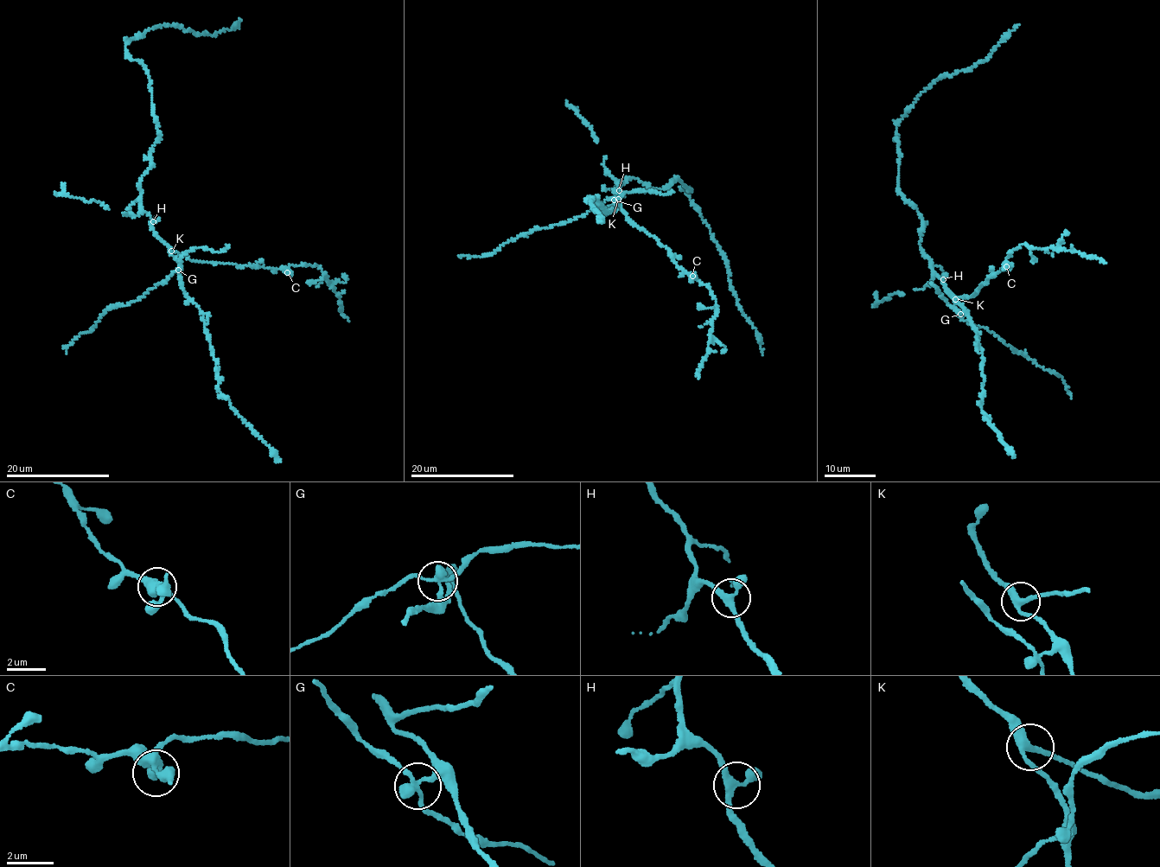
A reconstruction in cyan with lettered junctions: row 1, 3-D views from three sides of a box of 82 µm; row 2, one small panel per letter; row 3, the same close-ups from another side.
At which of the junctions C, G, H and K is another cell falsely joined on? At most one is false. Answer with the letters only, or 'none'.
G

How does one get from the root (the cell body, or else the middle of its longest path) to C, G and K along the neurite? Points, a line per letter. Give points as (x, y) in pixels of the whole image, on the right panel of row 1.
C: (920, 247), (931, 264), (933, 273), (955, 297), (971, 296), (989, 277), (1005, 264), (1006, 266)
G: (920, 247), (931, 264), (933, 273), (963, 308), (965, 311), (961, 314)
K: (920, 247), (931, 264), (933, 273), (955, 299)

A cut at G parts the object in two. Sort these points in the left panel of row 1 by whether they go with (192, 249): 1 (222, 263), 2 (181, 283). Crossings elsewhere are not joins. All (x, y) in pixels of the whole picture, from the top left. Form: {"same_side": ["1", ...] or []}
{"same_side": []}

